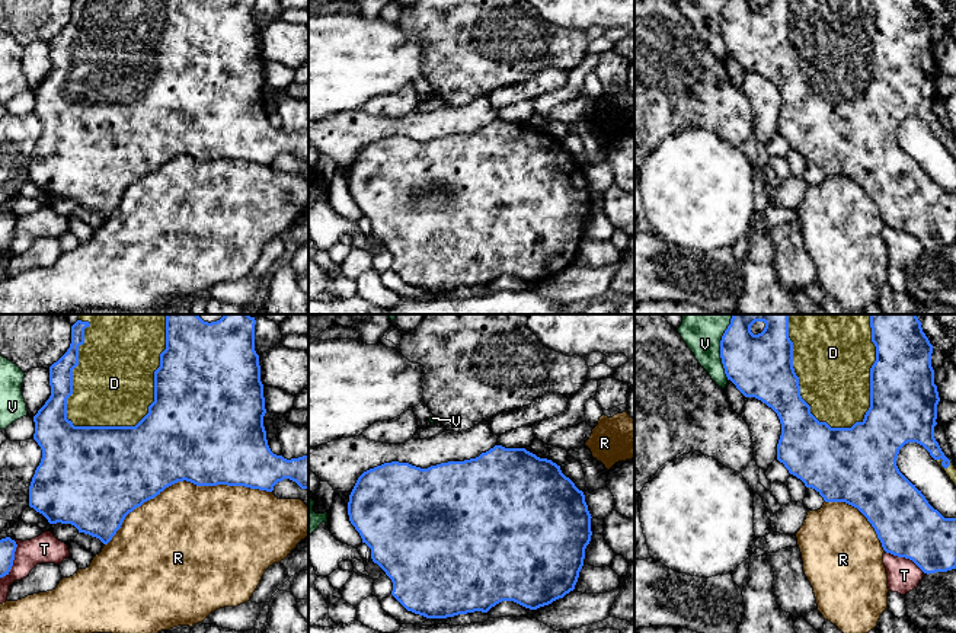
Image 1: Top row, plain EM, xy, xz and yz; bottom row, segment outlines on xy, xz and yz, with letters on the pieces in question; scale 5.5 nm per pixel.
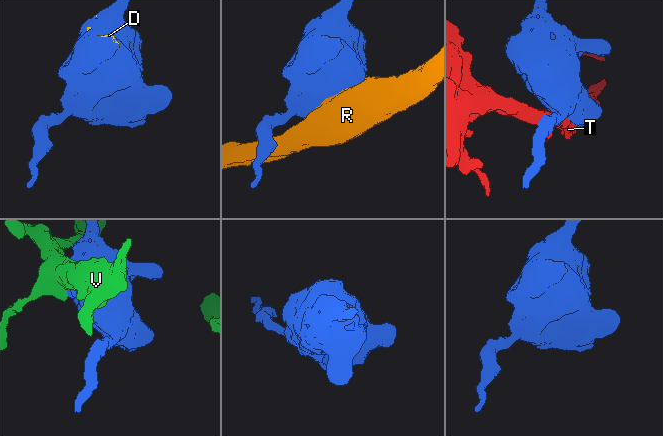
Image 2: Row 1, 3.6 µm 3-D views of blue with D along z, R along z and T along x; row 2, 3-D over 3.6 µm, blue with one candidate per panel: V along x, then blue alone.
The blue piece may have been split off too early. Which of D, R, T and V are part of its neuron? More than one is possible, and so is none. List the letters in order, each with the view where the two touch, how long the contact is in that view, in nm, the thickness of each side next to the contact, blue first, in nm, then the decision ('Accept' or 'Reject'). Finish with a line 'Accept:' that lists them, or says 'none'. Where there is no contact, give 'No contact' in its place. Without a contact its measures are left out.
D: Touches blue in xy. Shared border 750 nm. Thickness 500 nm (blue) against 440 nm. Accept
R: Touches blue in xy. Shared border 950 nm. Thickness 500 nm (blue) against 440 nm. Reject
T: Touches blue in xy. Shared border 240 nm. Thickness 90 nm (blue) against 160 nm. Reject
V: Touches blue in yz. Shared border 300 nm. Thickness 360 nm (blue) against 180 nm. Reject
Accept: D

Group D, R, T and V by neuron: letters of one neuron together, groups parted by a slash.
D / R / T / V

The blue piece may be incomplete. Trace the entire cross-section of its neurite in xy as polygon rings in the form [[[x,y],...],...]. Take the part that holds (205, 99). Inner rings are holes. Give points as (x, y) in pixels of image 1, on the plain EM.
[[[71,0],[70,22],[49,41],[49,60],[49,73],[33,90],[33,114],[42,124],[42,132],[29,160],[29,180],[42,188],[49,198],[71,198],[79,207],[108,218],[130,186],[178,156],[186,154],[196,160],[244,160],[272,166],[278,156],[290,153],[308,164],[308,128],[287,134],[274,128],[268,119],[263,100],[266,87],[263,58],[259,29],[255,25],[255,0]]]

